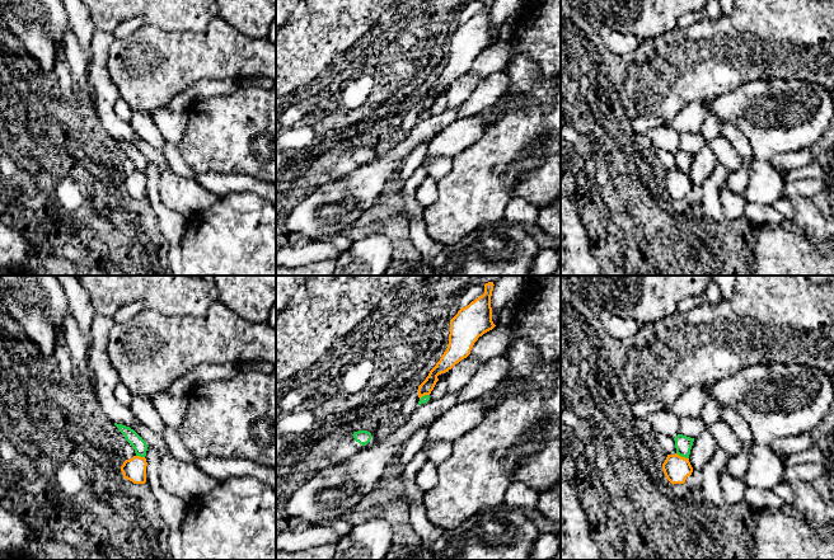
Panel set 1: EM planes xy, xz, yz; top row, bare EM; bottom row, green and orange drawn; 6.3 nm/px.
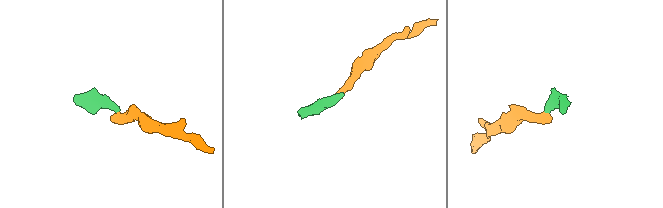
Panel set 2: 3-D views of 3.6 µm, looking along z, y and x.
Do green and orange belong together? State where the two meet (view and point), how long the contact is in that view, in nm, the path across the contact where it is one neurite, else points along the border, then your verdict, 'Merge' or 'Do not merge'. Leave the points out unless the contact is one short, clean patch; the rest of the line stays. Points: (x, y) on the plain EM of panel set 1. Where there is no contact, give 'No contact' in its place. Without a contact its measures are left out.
Touches green at yz (683, 172). Shared border 90 nm. Boundary: yz (676, 168), (688, 174). Do not merge

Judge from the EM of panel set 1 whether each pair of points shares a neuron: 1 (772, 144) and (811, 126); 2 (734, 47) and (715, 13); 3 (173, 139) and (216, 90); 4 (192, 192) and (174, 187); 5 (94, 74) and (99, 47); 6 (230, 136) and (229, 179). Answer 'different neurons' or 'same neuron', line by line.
1: same neuron
2: different neurons
3: same neuron
4: same neuron
5: same neuron
6: different neurons

